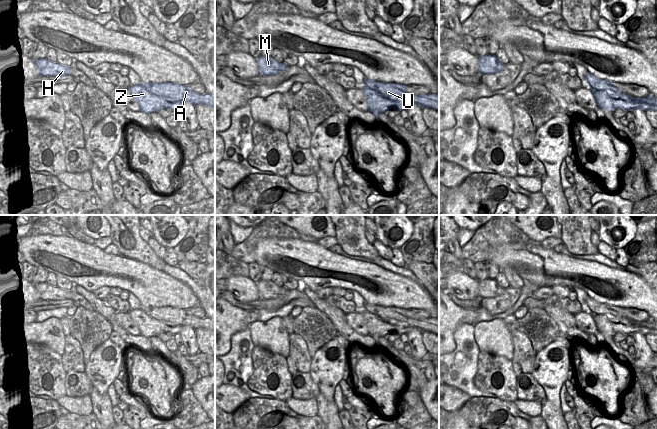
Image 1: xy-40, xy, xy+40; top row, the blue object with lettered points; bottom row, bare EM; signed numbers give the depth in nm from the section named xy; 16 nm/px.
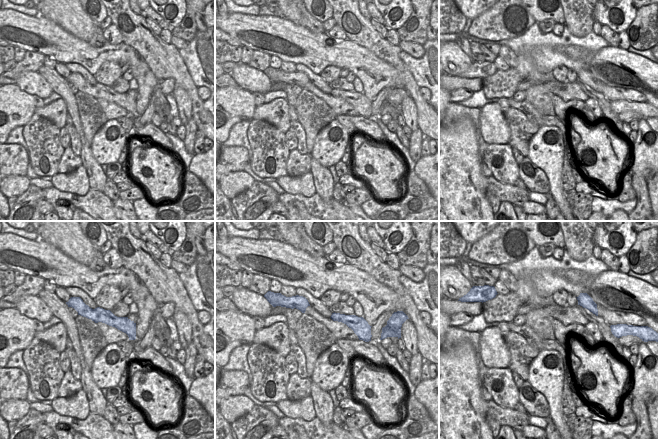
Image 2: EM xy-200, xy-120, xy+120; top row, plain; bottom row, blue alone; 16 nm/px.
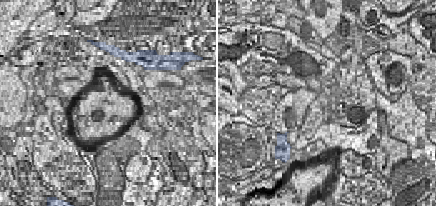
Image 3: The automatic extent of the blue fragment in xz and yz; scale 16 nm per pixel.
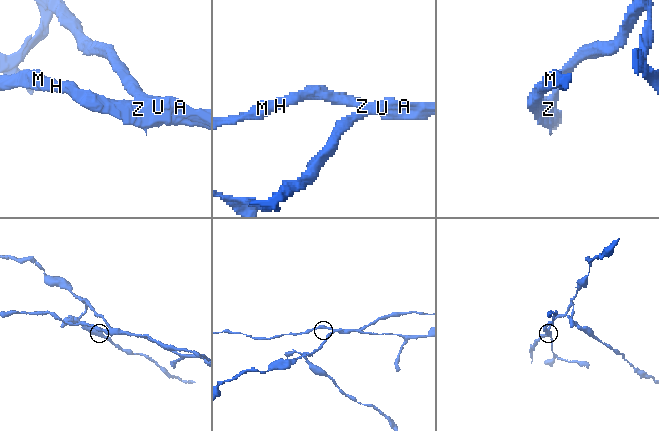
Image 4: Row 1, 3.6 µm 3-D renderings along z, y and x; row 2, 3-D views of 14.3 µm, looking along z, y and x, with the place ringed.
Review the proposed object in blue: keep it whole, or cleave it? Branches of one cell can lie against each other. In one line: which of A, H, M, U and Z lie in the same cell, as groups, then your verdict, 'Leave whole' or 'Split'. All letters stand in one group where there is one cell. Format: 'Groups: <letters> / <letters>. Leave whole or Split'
Groups: A U / H M Z. Split

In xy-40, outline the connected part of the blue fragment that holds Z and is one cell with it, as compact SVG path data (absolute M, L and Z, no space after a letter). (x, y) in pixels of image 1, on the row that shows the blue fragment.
M142 85L130 86L130 93L138 102L142 112L150 114L152 112L159 112L162 109L170 108L172 111L179 110L182 105L182 102L178 103L171 101L165 97L160 97L155 94L152 94Z

